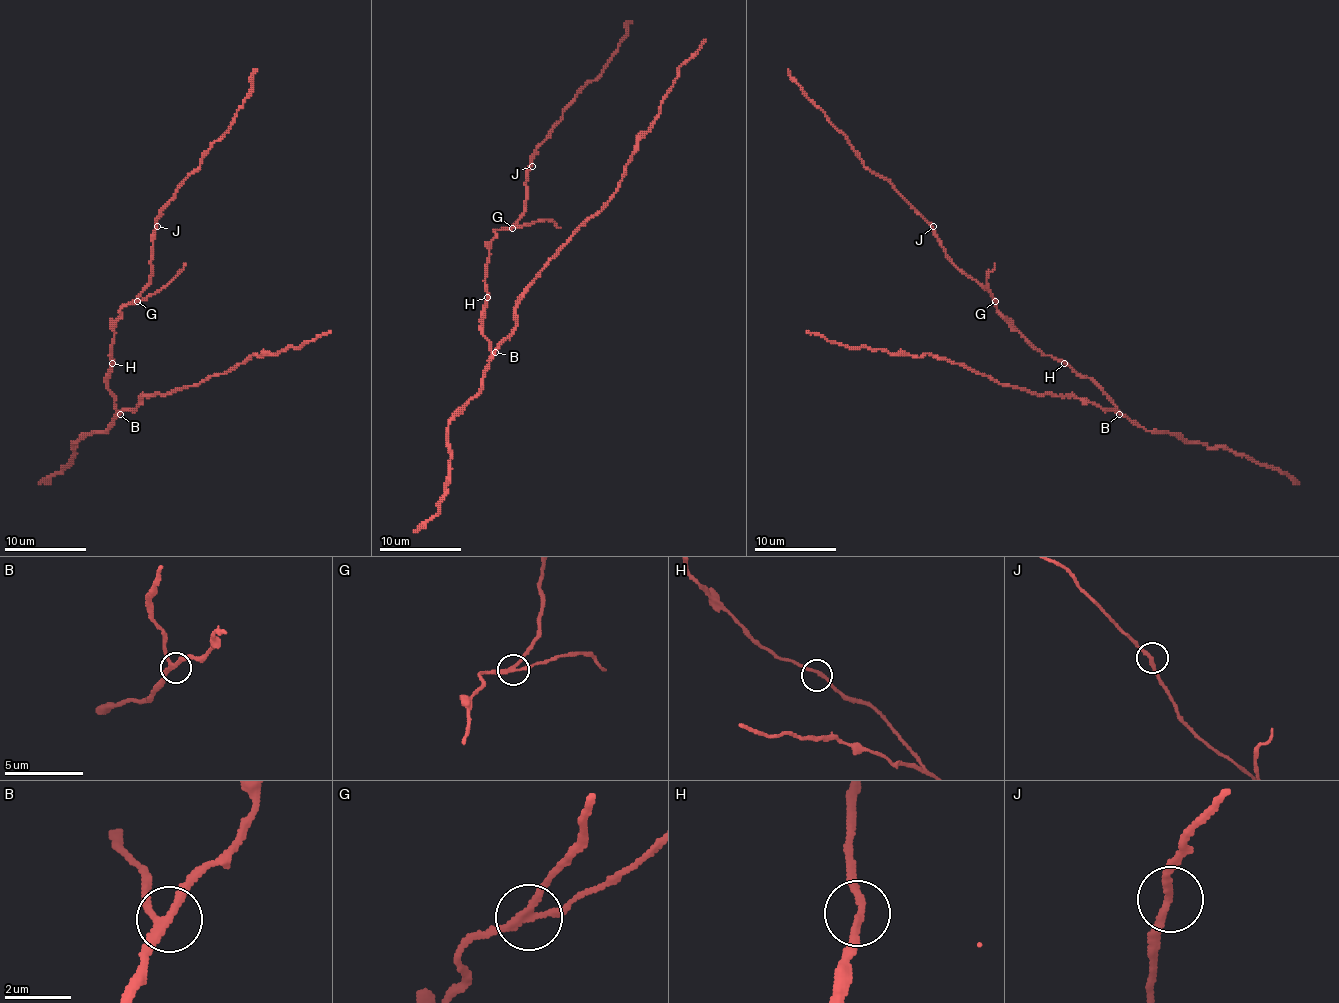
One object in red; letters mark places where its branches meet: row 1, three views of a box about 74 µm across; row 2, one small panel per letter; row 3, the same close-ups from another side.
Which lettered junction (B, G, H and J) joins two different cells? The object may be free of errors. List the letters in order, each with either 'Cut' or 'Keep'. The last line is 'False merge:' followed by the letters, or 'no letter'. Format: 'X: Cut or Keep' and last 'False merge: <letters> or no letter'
B: Keep
G: Cut
H: Keep
J: Keep
False merge: G

